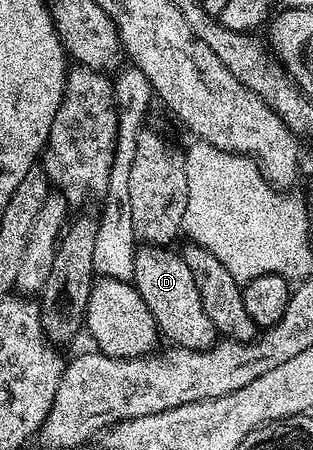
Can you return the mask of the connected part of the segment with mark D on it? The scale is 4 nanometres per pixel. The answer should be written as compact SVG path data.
M146 246L133 253L132 267L134 277L132 283L137 288L148 310L158 324L159 333L166 336L178 348L189 348L191 352L200 352L203 348L211 348L216 343L216 333L212 318L204 314L204 306L200 302L200 294L196 290L196 282L192 272L182 261L181 255L165 256L165 251L154 246Z

